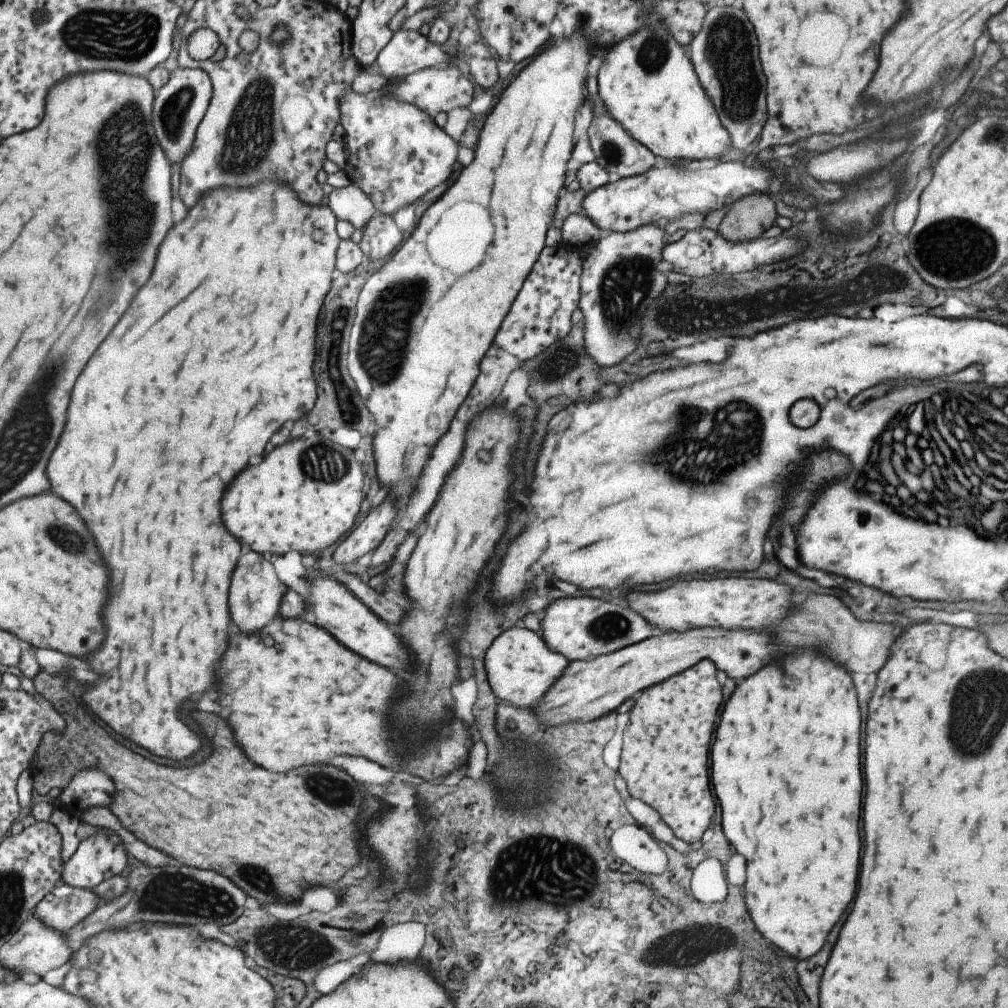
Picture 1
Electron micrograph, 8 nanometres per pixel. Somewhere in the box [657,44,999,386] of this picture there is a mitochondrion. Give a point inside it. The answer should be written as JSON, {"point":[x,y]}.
{"point":[738,313]}

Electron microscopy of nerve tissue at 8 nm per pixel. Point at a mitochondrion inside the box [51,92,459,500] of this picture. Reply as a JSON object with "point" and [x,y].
{"point":[122,147]}

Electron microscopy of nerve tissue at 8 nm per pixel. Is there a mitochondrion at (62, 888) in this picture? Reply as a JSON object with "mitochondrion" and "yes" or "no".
{"mitochondrion":"no"}

